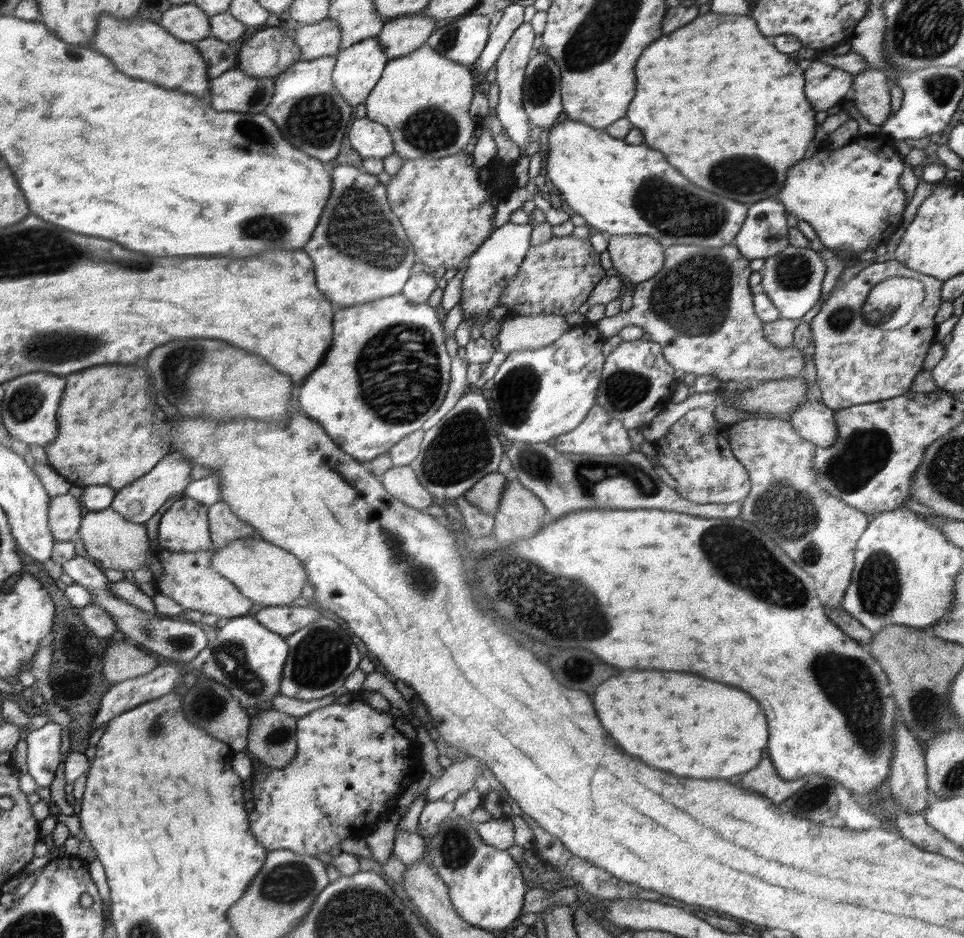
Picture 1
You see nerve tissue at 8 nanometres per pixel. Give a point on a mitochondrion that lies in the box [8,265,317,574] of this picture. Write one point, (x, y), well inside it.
(54, 346)

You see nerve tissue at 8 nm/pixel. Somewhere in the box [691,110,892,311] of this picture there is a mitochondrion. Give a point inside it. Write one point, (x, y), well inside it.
(738, 175)

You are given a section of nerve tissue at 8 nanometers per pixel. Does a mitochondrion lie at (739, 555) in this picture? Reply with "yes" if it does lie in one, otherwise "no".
yes

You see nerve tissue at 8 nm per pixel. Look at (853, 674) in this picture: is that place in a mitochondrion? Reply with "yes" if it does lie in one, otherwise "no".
yes

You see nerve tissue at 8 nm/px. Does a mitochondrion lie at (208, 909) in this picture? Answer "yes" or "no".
no

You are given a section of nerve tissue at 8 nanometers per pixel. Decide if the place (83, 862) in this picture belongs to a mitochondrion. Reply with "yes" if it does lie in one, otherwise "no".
no

